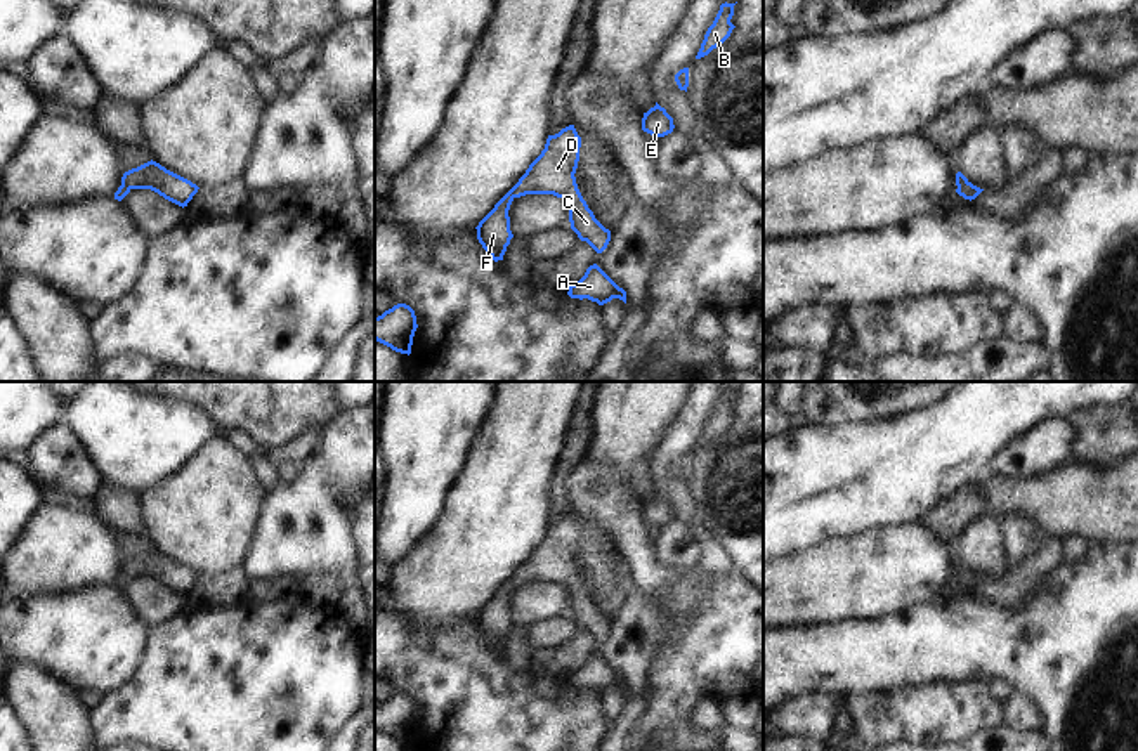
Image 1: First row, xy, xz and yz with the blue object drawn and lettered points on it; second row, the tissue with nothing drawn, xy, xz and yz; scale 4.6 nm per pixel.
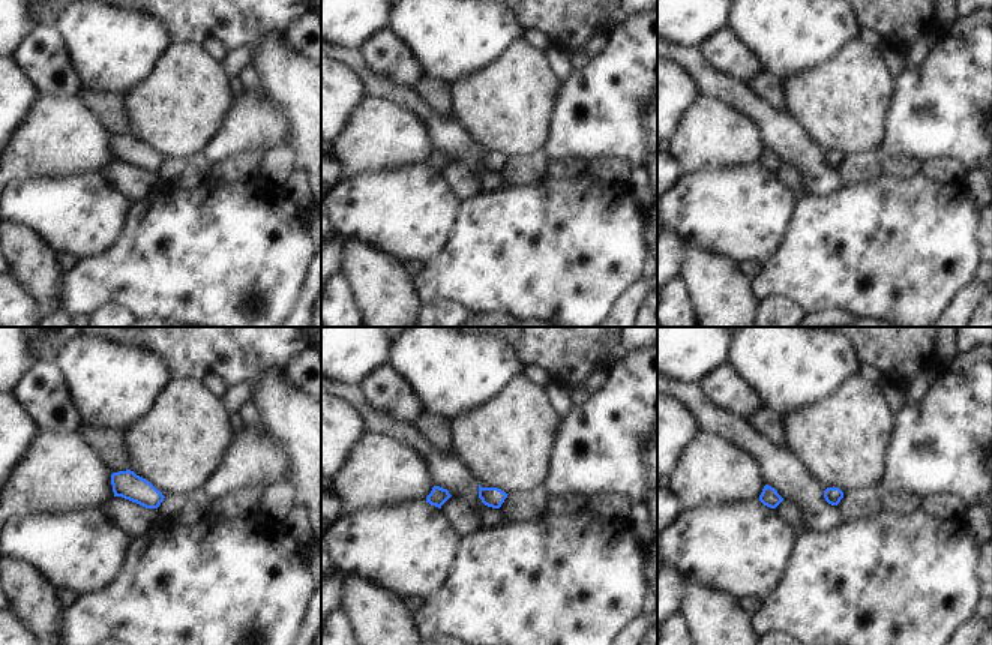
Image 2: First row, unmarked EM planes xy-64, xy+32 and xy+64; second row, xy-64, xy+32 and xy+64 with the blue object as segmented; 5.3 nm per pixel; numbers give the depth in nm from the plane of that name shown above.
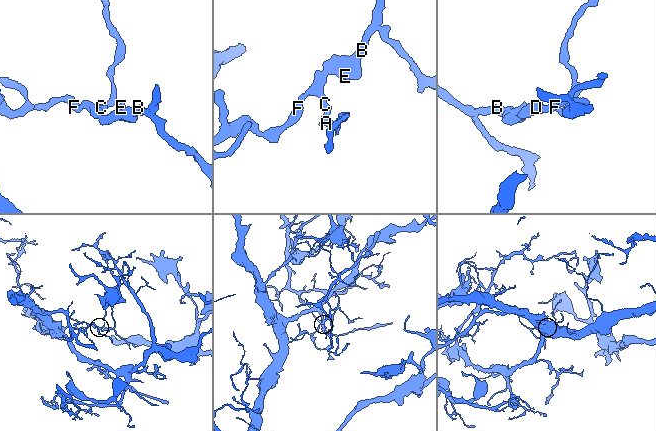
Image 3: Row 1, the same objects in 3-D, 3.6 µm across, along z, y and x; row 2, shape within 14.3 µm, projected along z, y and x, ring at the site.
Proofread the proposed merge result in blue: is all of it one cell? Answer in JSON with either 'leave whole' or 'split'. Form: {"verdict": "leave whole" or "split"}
{"verdict": "leave whole"}

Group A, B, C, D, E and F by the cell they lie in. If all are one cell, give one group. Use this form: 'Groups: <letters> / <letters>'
Groups: A B C D E F.

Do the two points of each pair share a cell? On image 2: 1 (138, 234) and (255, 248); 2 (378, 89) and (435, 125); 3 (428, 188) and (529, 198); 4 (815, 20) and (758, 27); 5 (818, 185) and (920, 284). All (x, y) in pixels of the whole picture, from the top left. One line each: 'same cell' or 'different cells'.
1: same cell
2: same cell
3: different cells
4: same cell
5: different cells

